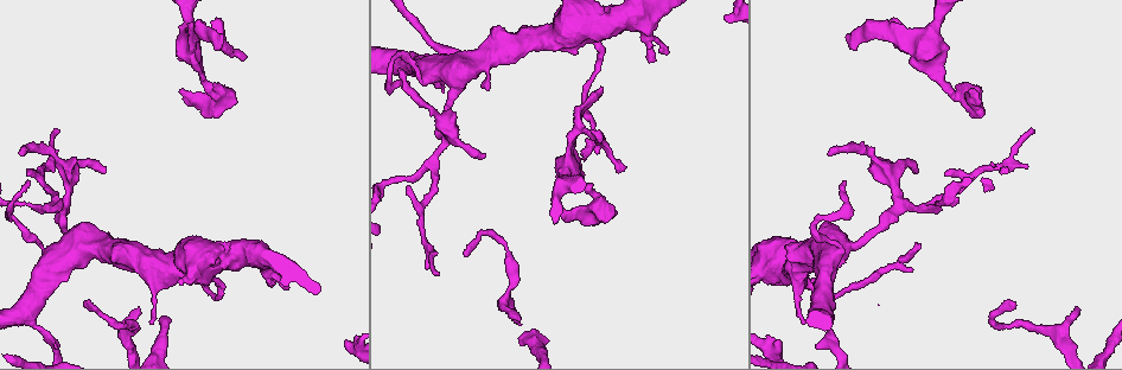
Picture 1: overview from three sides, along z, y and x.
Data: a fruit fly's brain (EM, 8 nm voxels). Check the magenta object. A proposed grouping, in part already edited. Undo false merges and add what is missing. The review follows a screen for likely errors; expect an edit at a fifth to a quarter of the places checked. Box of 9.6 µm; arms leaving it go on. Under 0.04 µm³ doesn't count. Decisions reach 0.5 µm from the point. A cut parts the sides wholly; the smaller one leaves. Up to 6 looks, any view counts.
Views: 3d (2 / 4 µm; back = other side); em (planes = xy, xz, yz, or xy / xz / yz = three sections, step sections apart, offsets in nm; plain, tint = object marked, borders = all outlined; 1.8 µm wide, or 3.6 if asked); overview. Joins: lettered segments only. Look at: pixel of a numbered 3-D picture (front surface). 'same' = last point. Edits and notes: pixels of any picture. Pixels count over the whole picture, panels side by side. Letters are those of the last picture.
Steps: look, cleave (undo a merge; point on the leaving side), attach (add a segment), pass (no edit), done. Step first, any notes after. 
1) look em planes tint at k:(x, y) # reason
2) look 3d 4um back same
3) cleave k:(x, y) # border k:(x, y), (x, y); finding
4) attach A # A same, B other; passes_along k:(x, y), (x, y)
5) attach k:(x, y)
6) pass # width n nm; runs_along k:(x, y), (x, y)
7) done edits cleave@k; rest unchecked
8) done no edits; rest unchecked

look 3d 4um back at 1:(623, 169) # an open end

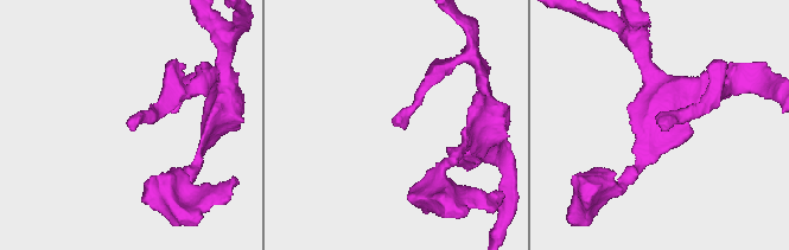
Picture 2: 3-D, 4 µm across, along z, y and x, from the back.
look em xz step 8 plain at 2:(663, 129) # now the EM

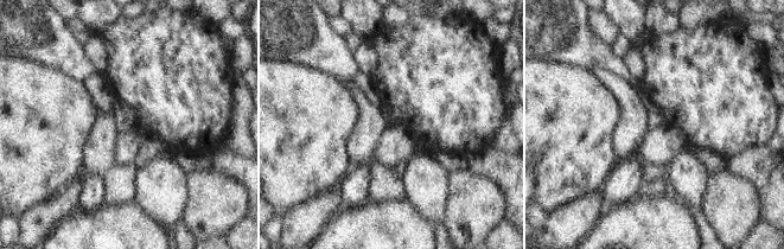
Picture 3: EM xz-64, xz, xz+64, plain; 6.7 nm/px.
look em xz step 8 borders same

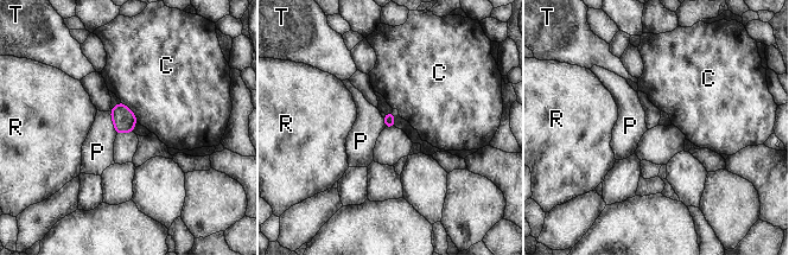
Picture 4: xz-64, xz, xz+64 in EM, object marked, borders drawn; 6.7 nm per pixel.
pass # C other, P other, R other, T other; border 4:(108, 112), (116, 134); none of them fits

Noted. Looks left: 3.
look em planes borders at 1:(219, 50) # branch stops here

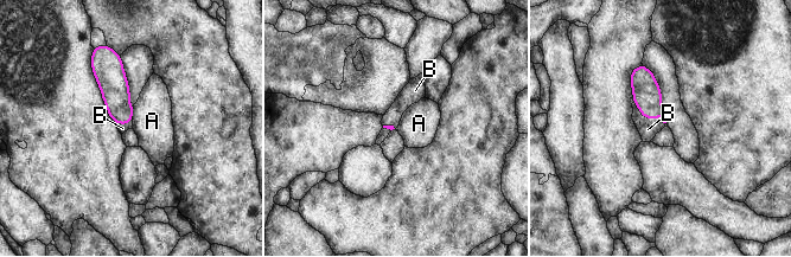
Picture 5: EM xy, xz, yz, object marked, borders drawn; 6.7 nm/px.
attach B # A other, B same; passes_along 5:(646, 94), (649, 119), (648, 129); it goes on there

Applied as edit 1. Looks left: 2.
look em 3.6um planes tint at 1:(456, 85) # thick turns thin

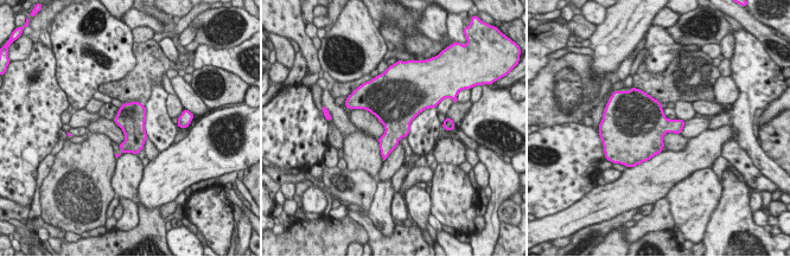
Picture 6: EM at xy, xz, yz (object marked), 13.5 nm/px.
look em 3.6um planes borders same

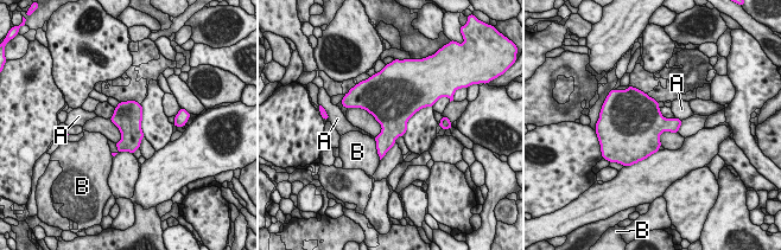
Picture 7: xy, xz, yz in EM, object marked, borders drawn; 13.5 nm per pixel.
pass # longest_contact B 300 nm; A other, B other; border 7:(674, 117), (681, 121); all the same neuron

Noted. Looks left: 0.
done edits attach@5; rest unchecked

